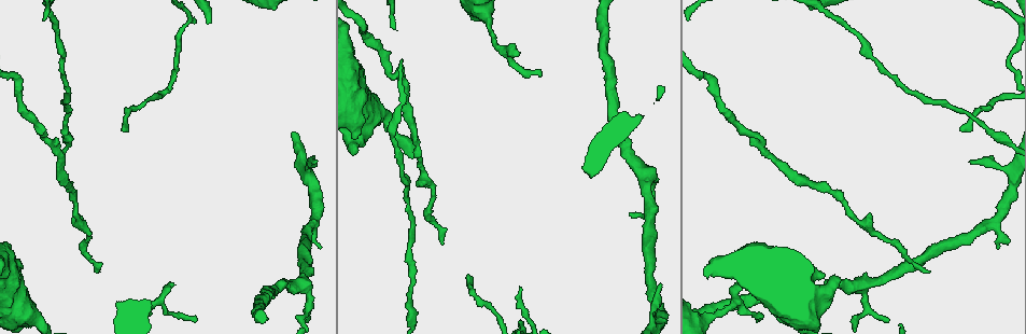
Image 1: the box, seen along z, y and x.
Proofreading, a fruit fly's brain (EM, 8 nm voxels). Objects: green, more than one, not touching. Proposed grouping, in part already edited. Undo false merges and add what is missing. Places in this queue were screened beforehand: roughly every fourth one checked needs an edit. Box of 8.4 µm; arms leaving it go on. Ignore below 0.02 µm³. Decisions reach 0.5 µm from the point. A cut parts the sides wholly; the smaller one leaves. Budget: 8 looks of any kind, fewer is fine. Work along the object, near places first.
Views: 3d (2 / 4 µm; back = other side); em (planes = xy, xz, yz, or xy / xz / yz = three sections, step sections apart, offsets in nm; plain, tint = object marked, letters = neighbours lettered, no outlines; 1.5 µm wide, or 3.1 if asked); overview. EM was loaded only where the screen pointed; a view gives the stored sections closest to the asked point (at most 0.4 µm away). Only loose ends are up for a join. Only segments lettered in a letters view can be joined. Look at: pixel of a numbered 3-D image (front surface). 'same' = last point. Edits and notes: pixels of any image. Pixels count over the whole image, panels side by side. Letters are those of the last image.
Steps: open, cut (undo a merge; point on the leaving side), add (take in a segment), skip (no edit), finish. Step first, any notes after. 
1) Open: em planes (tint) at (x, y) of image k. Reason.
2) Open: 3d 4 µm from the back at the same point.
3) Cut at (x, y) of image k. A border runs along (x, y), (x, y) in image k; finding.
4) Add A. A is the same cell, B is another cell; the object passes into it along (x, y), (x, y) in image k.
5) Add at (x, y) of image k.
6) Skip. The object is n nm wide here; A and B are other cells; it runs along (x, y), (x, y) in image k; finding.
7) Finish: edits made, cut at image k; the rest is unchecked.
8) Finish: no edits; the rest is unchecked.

Open: em xz step 8 (tint) at (928, 271) of image 1.

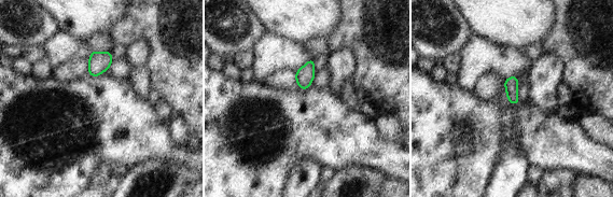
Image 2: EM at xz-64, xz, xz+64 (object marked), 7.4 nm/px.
Open: em planes (letters) at the same point.

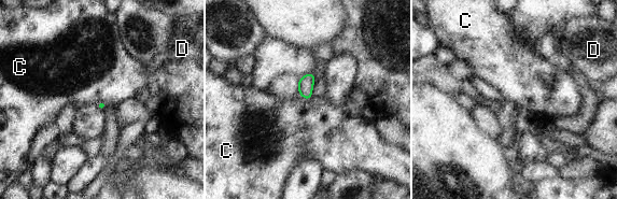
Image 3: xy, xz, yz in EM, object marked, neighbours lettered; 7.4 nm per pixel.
Skip. C and D are other cells; a border runs along (298, 93), (306, 99), (311, 97) in image 3; no lettered segment goes on from it.

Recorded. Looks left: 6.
Open: em planes (letters) at (123, 130) of image 1. Branch stops here.

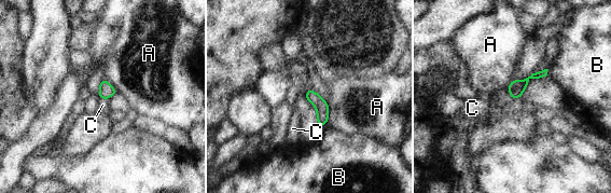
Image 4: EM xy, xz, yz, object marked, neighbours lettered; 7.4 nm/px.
Add C. C is the same cell, A and B are other cells; the object passes into it along (107, 91), (103, 98), (102, 105) in image 4; it goes on there.

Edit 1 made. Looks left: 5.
Open: em xz step 4 (tint) at (757, 321) of image 1. Thin end.

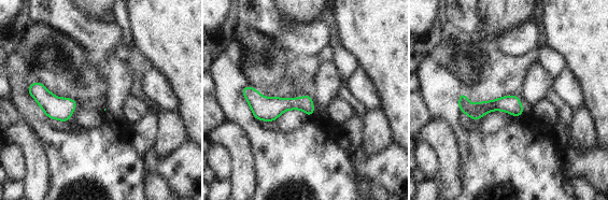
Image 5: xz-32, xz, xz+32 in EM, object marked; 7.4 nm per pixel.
Open: em planes (letters) at the same point.

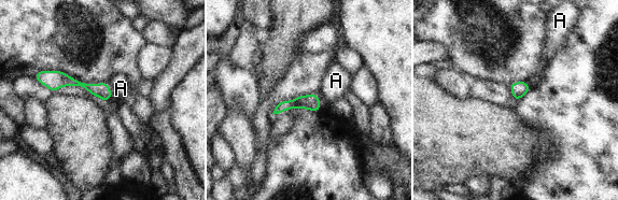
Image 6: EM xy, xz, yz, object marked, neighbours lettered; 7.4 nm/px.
Skip. The longest contact is with A, 110 nm; A is another cell; no lettered segment goes on from it.

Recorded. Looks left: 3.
Finish: edits made, add at image 4; the rest is unchecked.

